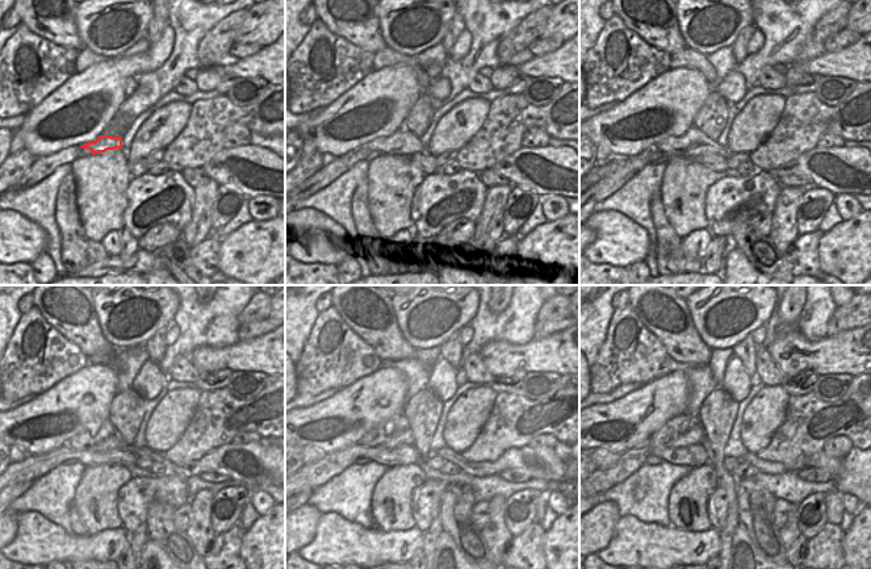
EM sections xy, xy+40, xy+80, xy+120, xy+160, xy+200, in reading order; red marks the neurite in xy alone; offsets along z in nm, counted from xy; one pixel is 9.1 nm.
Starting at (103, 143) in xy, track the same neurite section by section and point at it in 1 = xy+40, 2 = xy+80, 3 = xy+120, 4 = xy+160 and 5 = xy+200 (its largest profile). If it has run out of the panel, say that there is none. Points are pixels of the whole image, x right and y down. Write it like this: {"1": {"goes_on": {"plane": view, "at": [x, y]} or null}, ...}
{"1": {"goes_on": {"plane": "xy+40", "at": [402, 142]}}, "2": {"goes_on": {"plane": "xy+80", "at": [694, 143]}}, "3": {"goes_on": {"plane": "xy+120", "at": [252, 464]}}, "4": {"goes_on": {"plane": "xy+160", "at": [541, 463]}}, "5": {"goes_on": {"plane": "xy+200", "at": [686, 430]}}}

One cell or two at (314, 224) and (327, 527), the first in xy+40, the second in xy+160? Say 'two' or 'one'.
one

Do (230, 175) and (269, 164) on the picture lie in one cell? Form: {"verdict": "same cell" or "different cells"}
{"verdict": "same cell"}

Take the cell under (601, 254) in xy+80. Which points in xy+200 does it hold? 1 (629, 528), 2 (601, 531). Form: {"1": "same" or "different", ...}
{"1": "same", "2": "different"}

